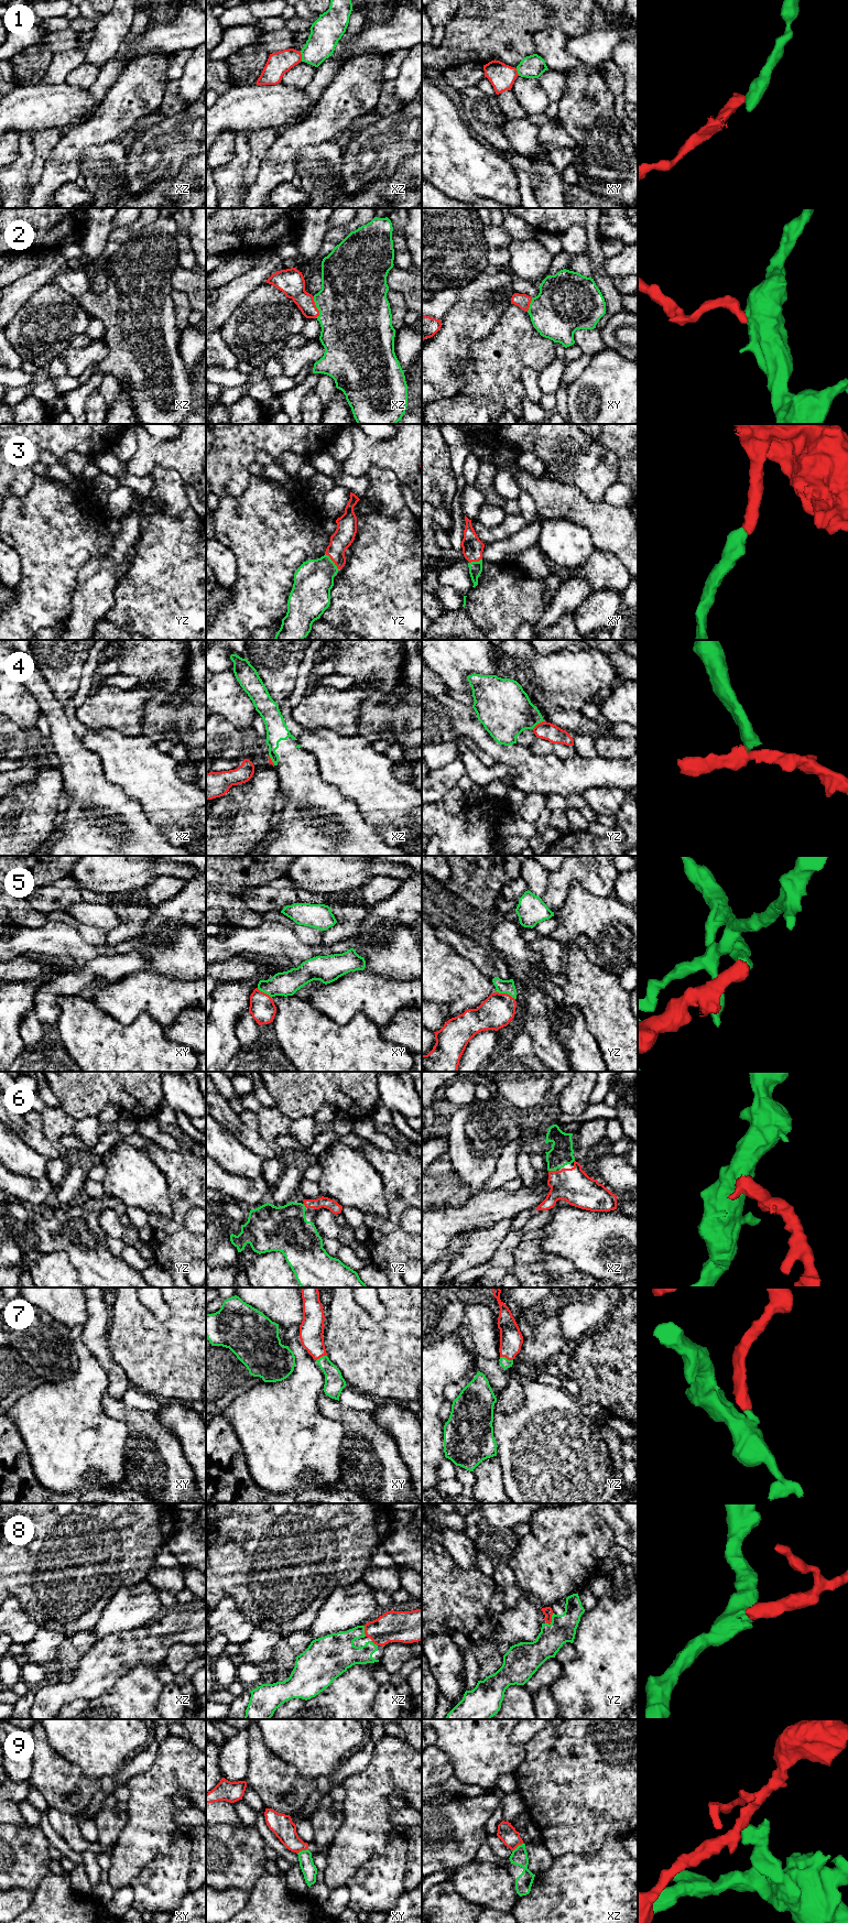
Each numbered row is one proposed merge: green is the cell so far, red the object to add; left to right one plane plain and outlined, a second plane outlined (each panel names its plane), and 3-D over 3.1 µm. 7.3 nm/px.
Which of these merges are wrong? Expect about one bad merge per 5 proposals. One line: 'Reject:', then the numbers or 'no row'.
Reject: 1, 4, 9

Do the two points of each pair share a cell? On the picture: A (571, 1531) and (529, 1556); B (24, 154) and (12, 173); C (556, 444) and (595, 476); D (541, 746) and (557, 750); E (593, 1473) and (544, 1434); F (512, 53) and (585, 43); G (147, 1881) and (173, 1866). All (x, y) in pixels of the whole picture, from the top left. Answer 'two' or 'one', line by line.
A: one
B: one
C: one
D: one
E: one
F: two
G: one

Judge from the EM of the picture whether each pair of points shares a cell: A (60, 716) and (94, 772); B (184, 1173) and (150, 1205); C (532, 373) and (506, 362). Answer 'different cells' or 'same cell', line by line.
A: same cell
B: different cells
C: different cells

